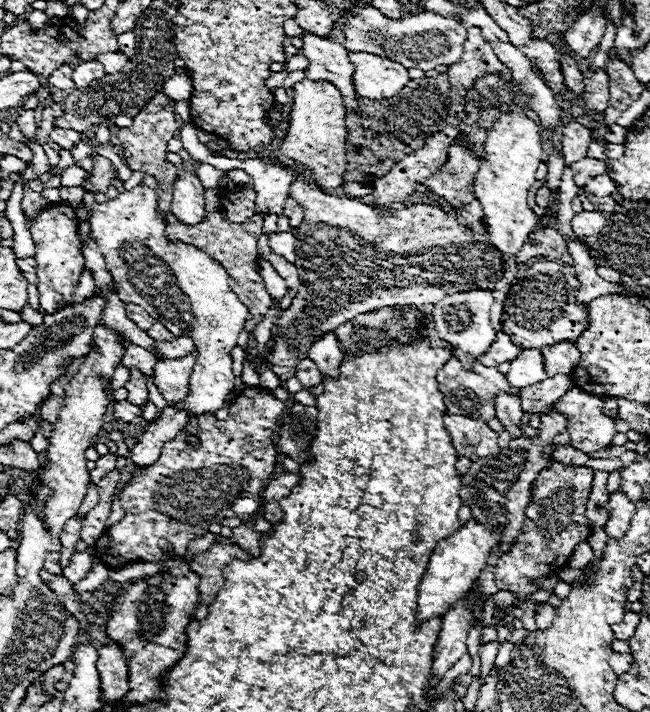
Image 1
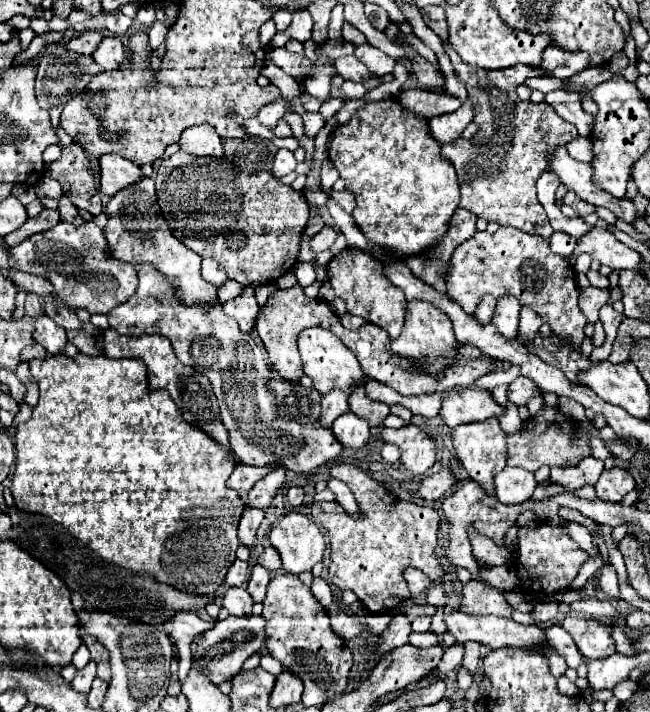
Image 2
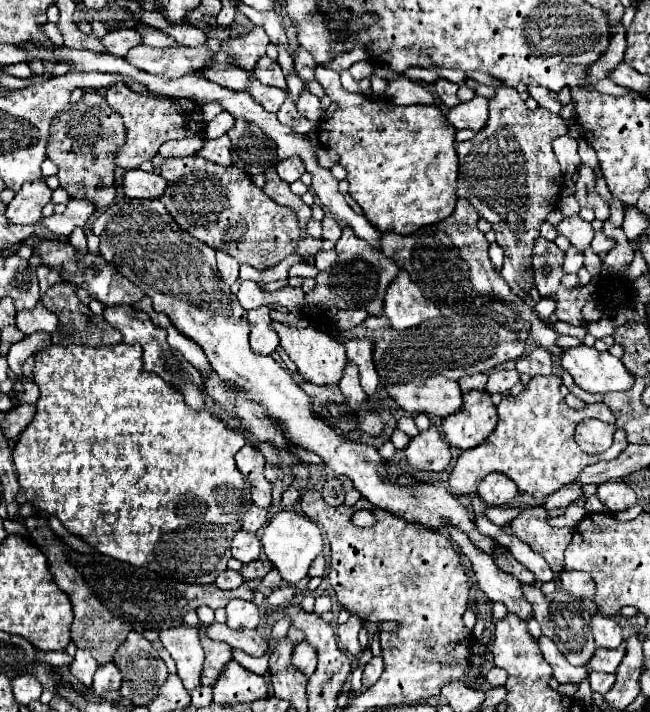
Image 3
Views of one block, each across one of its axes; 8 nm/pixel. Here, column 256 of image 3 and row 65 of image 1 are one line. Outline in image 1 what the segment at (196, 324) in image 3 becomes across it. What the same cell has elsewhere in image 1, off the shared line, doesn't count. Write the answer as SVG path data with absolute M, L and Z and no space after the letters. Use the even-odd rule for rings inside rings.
M350 52L350 60L356 68L354 88L360 98L392 98L410 80L408 70L402 64L382 56L368 52Z

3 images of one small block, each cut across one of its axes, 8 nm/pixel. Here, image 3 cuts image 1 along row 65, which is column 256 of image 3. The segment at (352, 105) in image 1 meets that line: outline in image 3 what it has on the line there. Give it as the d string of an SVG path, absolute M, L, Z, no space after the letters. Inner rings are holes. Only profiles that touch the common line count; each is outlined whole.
M260 306L256 310L248 312L248 324L250 324L250 346L254 352L260 354L272 354L278 348L278 336L272 328L270 308Z

